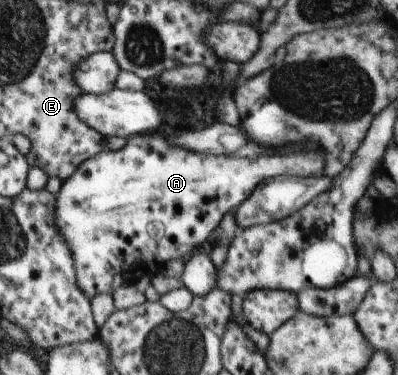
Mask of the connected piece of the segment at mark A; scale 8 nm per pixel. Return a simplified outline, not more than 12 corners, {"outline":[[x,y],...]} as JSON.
{"outline":[[130,136],[82,162],[55,225],[89,299],[188,260],[266,178],[256,160]]}

